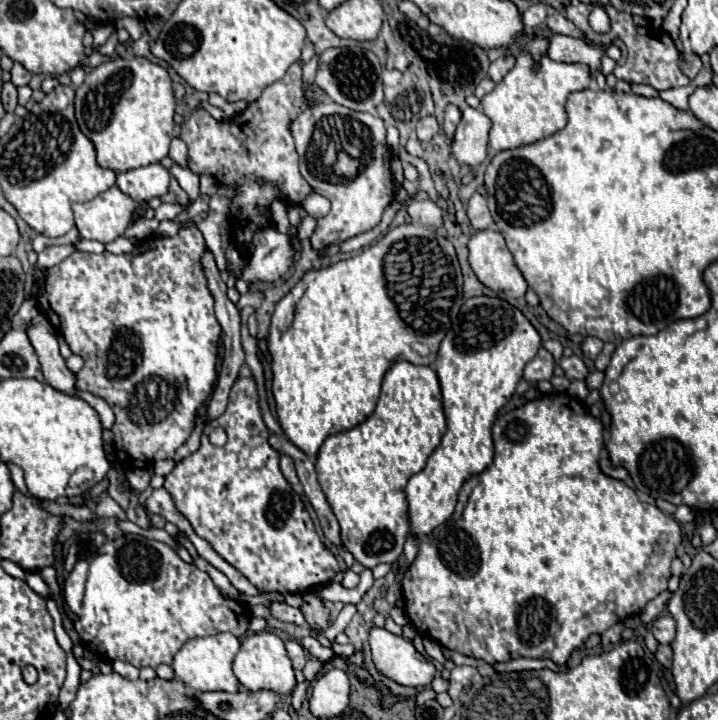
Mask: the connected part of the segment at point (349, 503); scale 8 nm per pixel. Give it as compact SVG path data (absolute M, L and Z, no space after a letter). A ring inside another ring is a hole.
M397 360L397 362L387 370L387 374L385 374L385 378L383 378L381 398L379 398L379 402L377 402L375 412L373 412L363 424L359 424L359 426L355 426L355 428L351 428L351 430L347 430L347 432L333 434L333 436L329 436L329 438L323 442L323 446L321 446L319 454L317 454L317 462L315 462L317 480L319 480L319 484L321 484L321 488L323 488L323 492L325 492L325 498L327 498L327 502L329 502L333 514L335 514L337 520L339 520L343 546L345 546L345 548L355 556L355 560L357 560L359 564L363 564L365 568L375 568L375 566L381 564L381 562L393 564L393 562L399 560L399 556L401 556L401 552L403 552L403 544L405 544L405 540L407 540L407 536L409 536L407 500L405 500L403 490L405 490L409 478L411 478L413 474L417 474L419 470L425 468L427 458L429 458L431 452L441 444L441 438L443 438L445 430L447 430L447 426L445 426L445 416L443 416L443 406L441 406L441 388L439 388L439 378L437 378L435 370L433 370L431 366L415 366L415 364L407 362L407 360Z

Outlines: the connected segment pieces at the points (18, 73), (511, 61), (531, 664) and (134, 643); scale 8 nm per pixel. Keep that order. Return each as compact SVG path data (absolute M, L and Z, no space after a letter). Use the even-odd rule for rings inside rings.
M15 62L15 64L13 64L13 70L11 70L11 82L13 82L15 86L27 86L29 80L31 80L31 72L25 70L21 64Z
M501 56L489 68L489 78L497 84L505 78L505 74L515 66L515 56Z
M517 658L517 660L511 660L511 662L495 664L497 672L523 672L527 670L541 670L541 668L549 668L553 672L569 670L569 666L557 666L551 660L537 660L537 658Z
M135 534L107 540L91 564L90 559L79 559L63 584L63 594L68 608L77 616L74 628L83 638L85 646L105 660L125 660L137 668L171 664L181 644L195 636L231 632L241 638L247 634L247 628L241 626L245 608L239 602L221 596L207 572L183 562L171 546Z

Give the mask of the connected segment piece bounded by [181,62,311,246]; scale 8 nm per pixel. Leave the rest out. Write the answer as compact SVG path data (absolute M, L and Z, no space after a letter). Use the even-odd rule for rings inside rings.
M295 62L281 80L265 88L261 98L251 102L239 116L217 122L201 108L195 110L181 128L181 138L189 146L189 168L199 174L215 176L221 184L237 184L237 196L231 206L231 216L237 222L237 244L251 246L253 232L269 226L269 206L275 198L289 204L301 204L311 192L311 186L299 174L299 158L289 132L291 120L307 108L303 100L301 66L301 62ZM259 180L267 180L267 184L259 186Z

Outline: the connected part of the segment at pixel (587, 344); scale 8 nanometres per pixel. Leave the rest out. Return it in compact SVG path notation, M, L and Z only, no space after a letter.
M587 336L587 338L583 340L583 344L581 344L583 356L587 356L587 358L591 358L591 360L597 358L597 354L601 352L601 348L603 348L603 342L601 342L599 338L591 338L591 336Z

